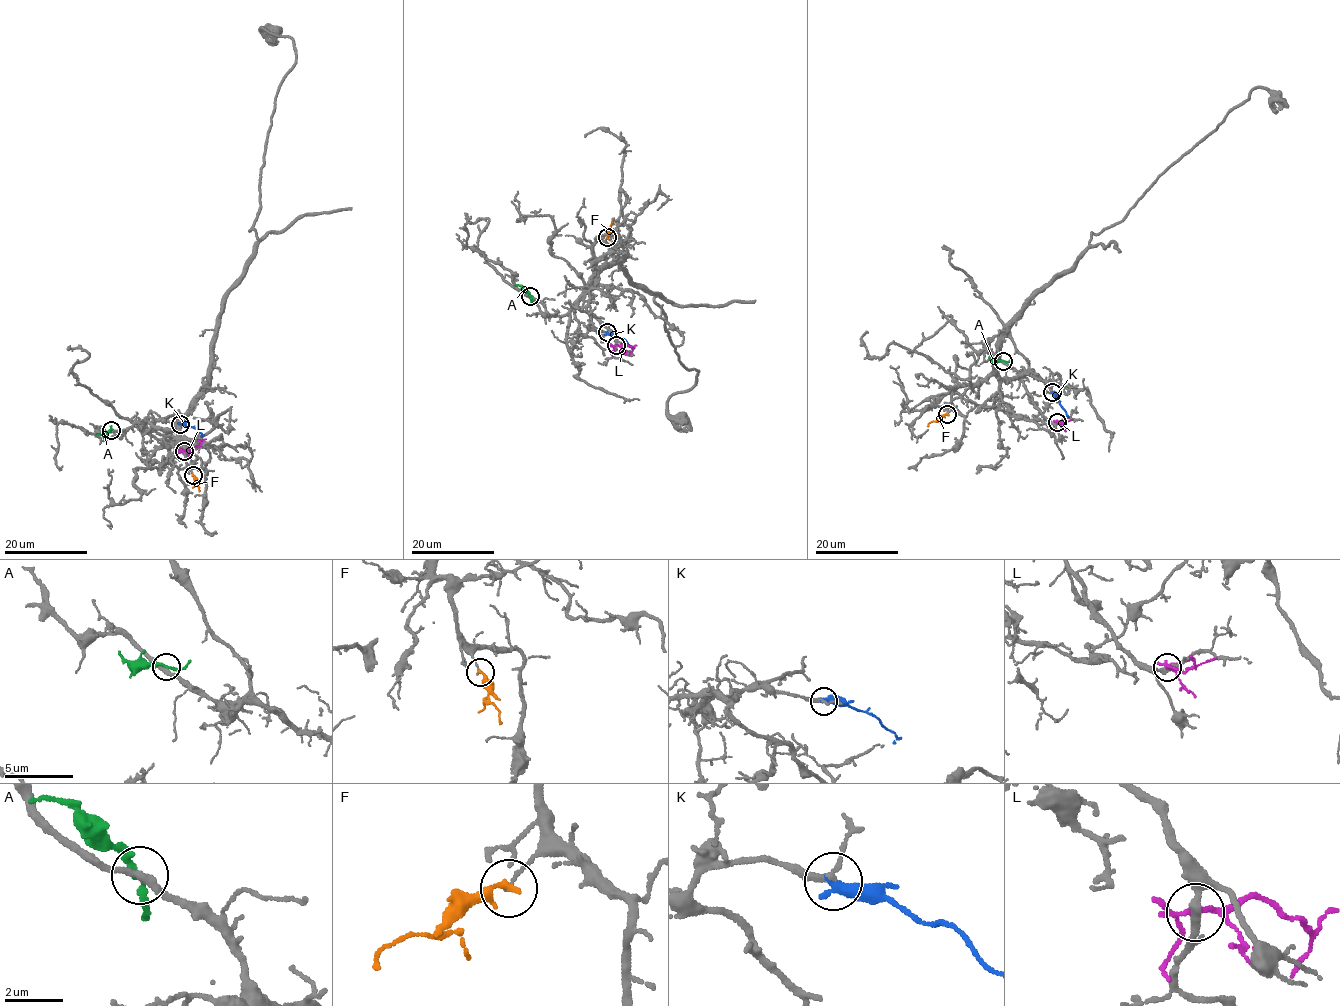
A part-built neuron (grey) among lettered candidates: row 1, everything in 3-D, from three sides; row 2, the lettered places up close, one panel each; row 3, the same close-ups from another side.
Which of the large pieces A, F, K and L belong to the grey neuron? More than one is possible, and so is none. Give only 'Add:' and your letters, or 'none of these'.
Add: K

